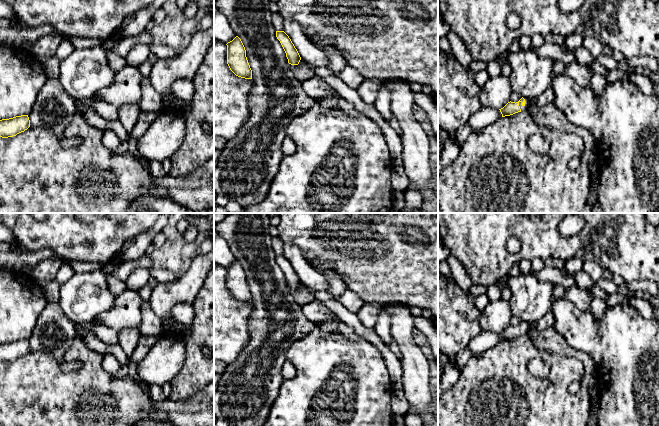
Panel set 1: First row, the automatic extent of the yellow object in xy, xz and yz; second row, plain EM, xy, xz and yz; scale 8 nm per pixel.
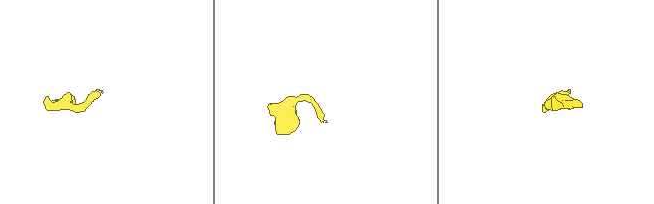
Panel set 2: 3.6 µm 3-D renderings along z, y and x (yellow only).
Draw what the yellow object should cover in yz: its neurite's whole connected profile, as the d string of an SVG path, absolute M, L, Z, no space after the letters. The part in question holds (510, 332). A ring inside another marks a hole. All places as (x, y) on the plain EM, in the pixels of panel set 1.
M521 322L518 326L508 326L503 332L499 333L502 341L510 340L515 337L526 335L528 331L529 323Z

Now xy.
M28 339L0 344L0 361L8 362L24 356L30 351Z

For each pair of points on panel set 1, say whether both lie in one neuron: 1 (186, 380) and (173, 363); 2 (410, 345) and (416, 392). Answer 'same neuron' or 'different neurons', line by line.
1: different neurons
2: same neuron

